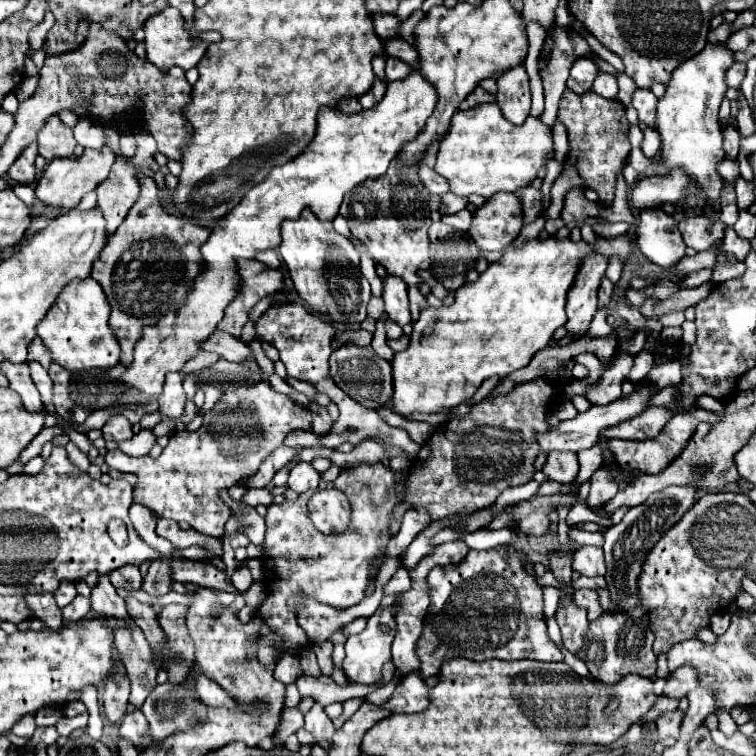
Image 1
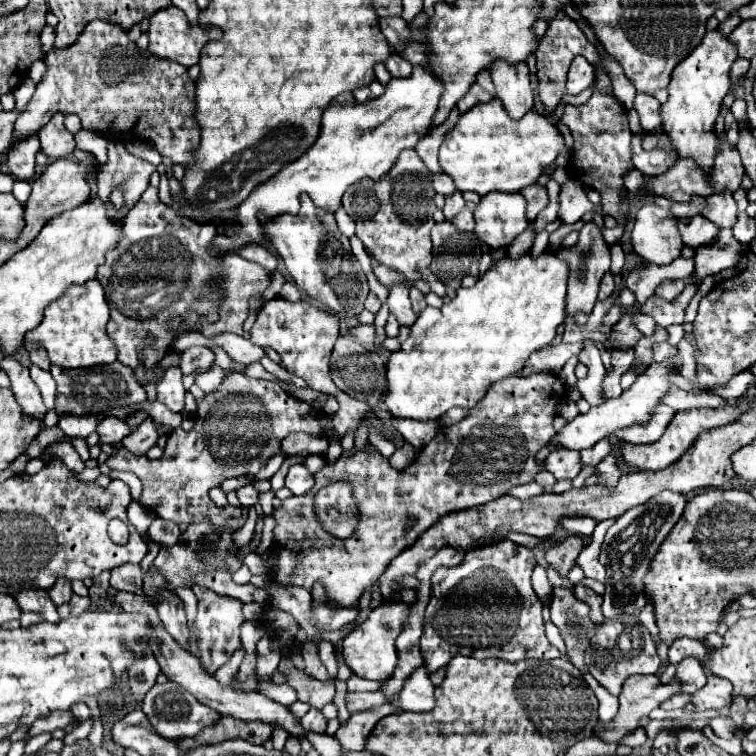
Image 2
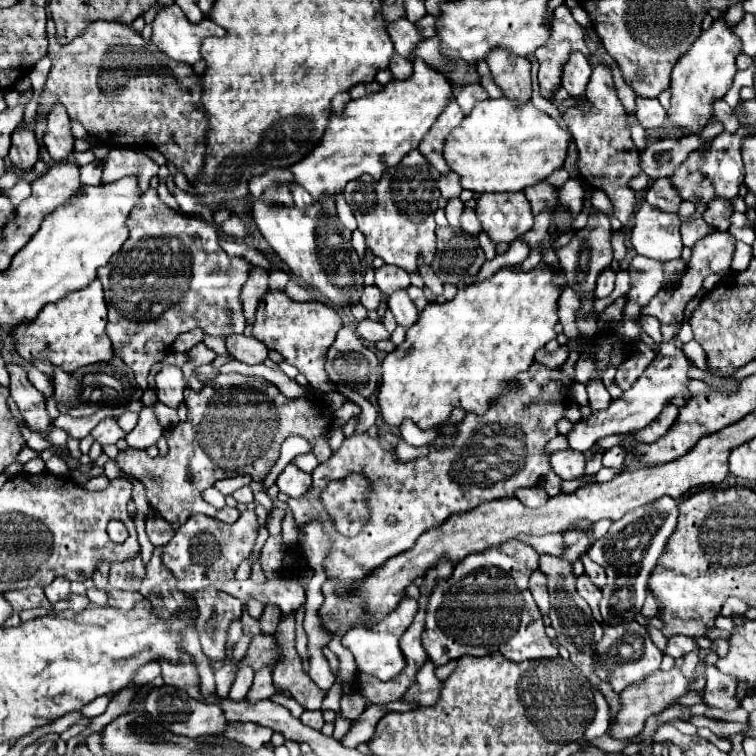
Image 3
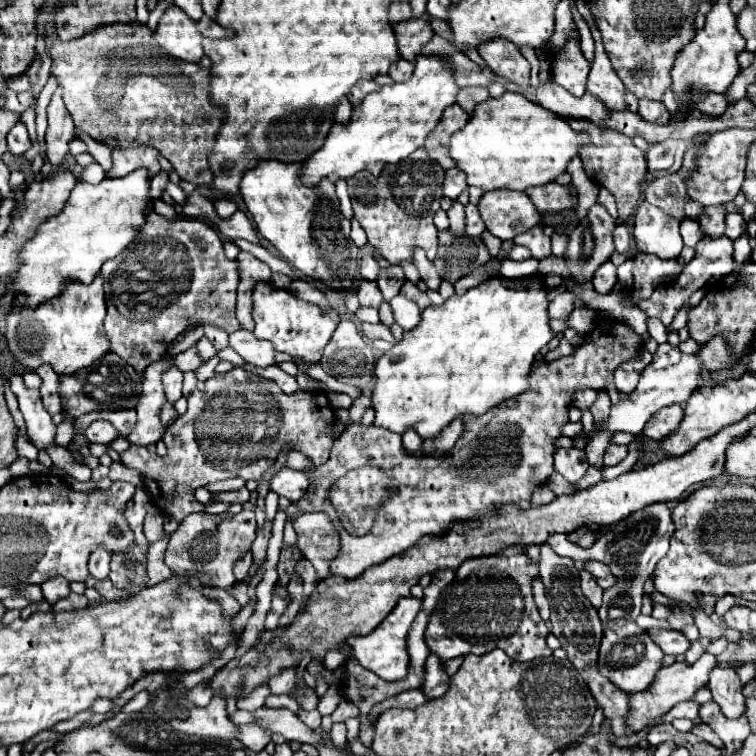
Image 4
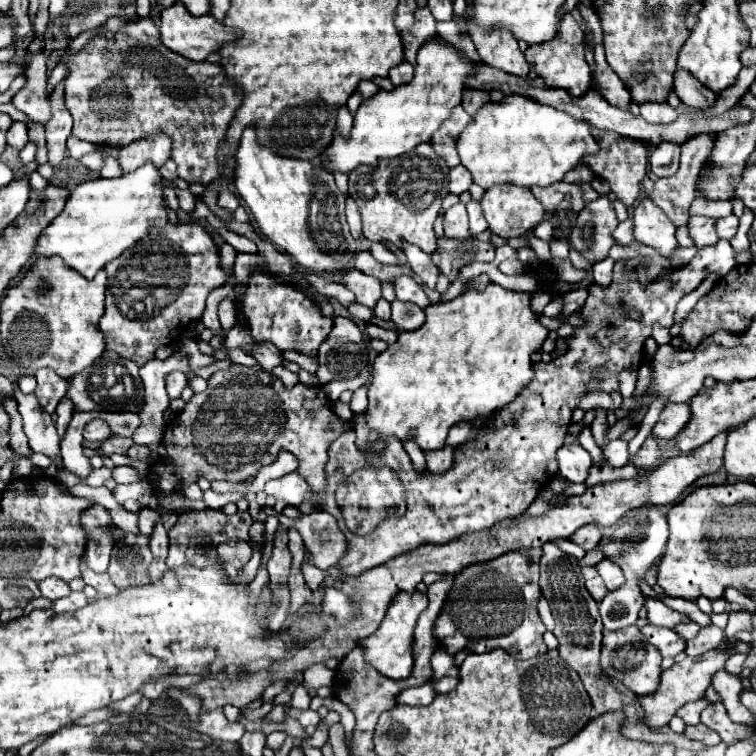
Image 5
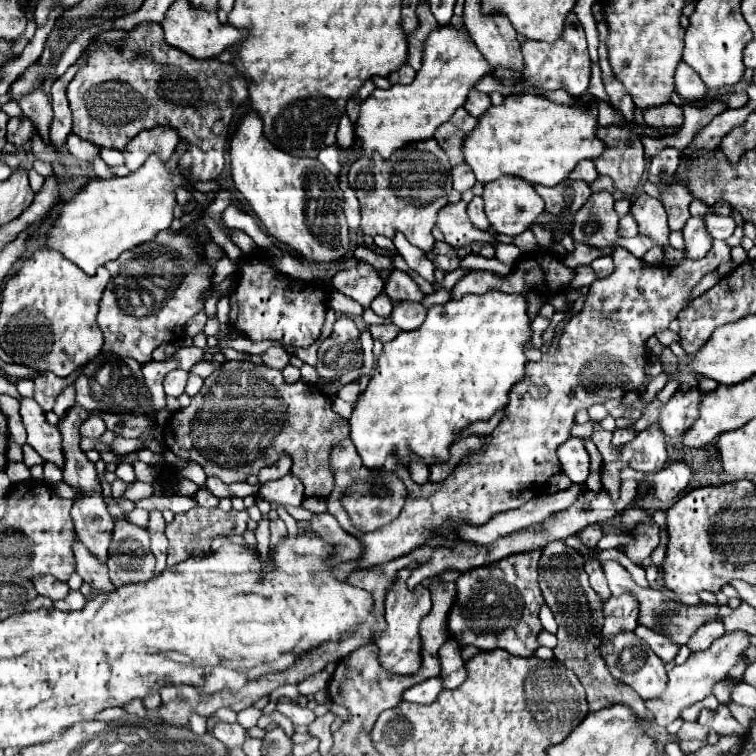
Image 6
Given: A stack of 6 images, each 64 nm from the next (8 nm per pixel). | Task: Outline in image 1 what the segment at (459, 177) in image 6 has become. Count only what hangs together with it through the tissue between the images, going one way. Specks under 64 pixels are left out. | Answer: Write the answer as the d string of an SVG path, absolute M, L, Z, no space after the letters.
M420 164L420 170L418 170L418 174L420 174L420 180L424 182L424 186L432 192L432 194L438 194L438 196L442 196L444 192L450 192L450 188L448 188L448 182L440 176L440 174L436 174L434 170L430 170L428 166L424 166L424 164Z

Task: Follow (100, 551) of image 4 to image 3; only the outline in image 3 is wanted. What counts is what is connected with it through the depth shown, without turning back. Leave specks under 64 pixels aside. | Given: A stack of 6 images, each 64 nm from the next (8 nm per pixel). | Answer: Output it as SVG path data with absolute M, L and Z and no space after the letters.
M100 564L100 568L96 568L92 580L94 580L98 590L106 588L106 584L108 584L108 570L110 570L110 564Z

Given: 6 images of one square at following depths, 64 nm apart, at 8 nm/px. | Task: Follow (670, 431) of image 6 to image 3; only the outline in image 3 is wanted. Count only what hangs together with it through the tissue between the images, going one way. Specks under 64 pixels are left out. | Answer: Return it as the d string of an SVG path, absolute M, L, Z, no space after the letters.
M668 404L664 408L664 412L660 412L660 416L656 416L656 420L652 420L652 424L648 424L648 428L642 428L640 432L636 432L636 438L646 444L656 442L660 436L664 436L668 432L668 428L672 428L672 424L676 422L678 410L680 410L678 406Z

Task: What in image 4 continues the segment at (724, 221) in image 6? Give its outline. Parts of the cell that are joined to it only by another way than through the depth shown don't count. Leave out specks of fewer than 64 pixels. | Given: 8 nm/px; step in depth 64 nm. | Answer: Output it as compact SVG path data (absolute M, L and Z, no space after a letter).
M726 214L724 236L728 236L730 240L736 240L742 232L746 232L746 224L742 220L742 214Z

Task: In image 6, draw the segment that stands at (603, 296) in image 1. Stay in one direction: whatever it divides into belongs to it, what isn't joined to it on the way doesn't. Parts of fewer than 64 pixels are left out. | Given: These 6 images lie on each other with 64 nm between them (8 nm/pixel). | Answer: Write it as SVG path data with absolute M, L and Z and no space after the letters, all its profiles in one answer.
M600 256L600 258L596 258L590 266L594 268L594 272L596 272L598 278L604 278L604 276L612 274L612 270L614 270L614 266L612 266L612 258L610 258L610 256Z

